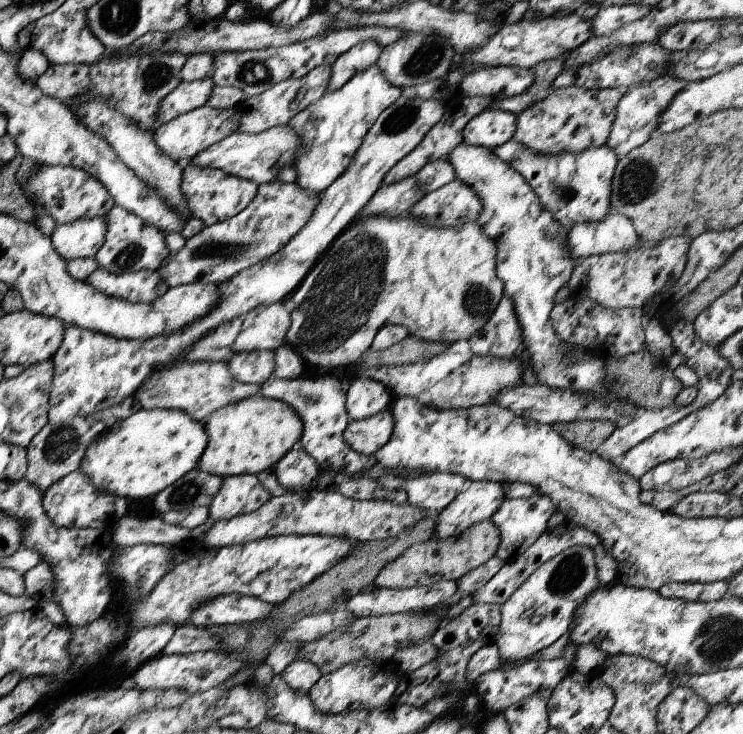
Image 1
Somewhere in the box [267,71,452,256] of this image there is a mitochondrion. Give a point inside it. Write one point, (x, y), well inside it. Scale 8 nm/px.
(401, 119)

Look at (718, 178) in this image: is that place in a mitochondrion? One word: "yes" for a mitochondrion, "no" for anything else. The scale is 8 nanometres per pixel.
no

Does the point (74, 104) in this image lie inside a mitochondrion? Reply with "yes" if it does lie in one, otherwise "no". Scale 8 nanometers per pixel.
no

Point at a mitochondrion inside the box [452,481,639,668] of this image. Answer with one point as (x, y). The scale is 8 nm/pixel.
(569, 573)

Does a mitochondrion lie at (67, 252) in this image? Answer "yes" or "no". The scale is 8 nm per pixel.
no

